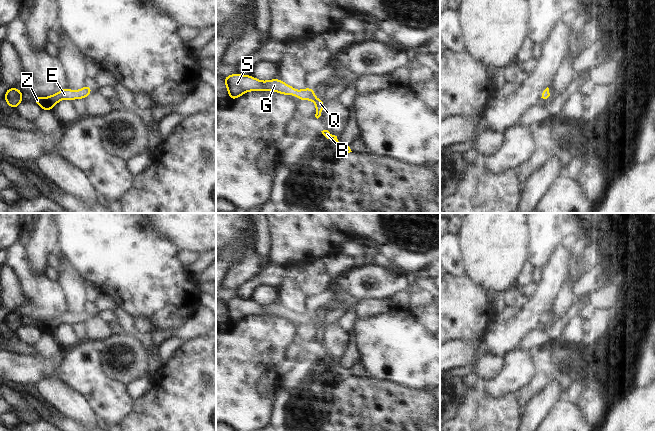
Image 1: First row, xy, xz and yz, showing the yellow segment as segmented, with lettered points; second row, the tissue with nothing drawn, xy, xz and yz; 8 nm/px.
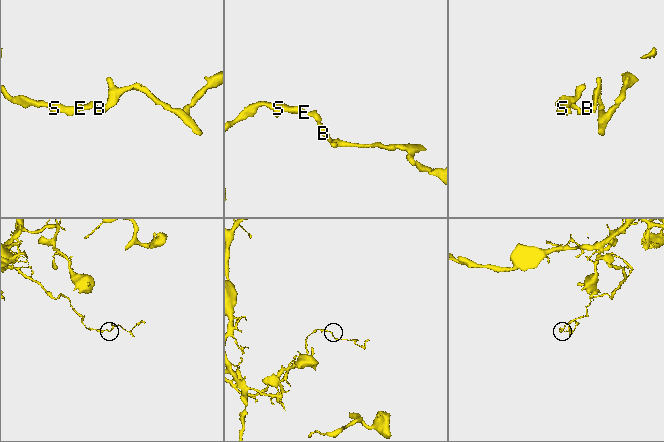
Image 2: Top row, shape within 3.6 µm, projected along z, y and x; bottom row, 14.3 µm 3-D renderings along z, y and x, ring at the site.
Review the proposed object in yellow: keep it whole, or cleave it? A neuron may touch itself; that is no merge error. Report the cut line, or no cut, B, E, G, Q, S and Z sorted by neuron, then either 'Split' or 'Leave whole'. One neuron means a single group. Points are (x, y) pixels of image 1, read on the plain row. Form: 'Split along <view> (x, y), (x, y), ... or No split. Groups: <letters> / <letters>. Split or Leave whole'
No split. Groups: B E G Q S Z. Leave whole

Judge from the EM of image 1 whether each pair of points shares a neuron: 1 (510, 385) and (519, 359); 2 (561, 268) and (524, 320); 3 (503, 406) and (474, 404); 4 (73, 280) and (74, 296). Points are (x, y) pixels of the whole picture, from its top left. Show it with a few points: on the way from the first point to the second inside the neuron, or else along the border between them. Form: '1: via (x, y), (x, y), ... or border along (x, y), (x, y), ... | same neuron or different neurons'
1: via (512, 379), (519, 370), (519, 365) | same neuron
2: via (552, 281), (547, 294), (536, 307) | same neuron
3: via (496, 406), (481, 406) | same neuron
4: via (73, 284), (74, 292) | same neuron

